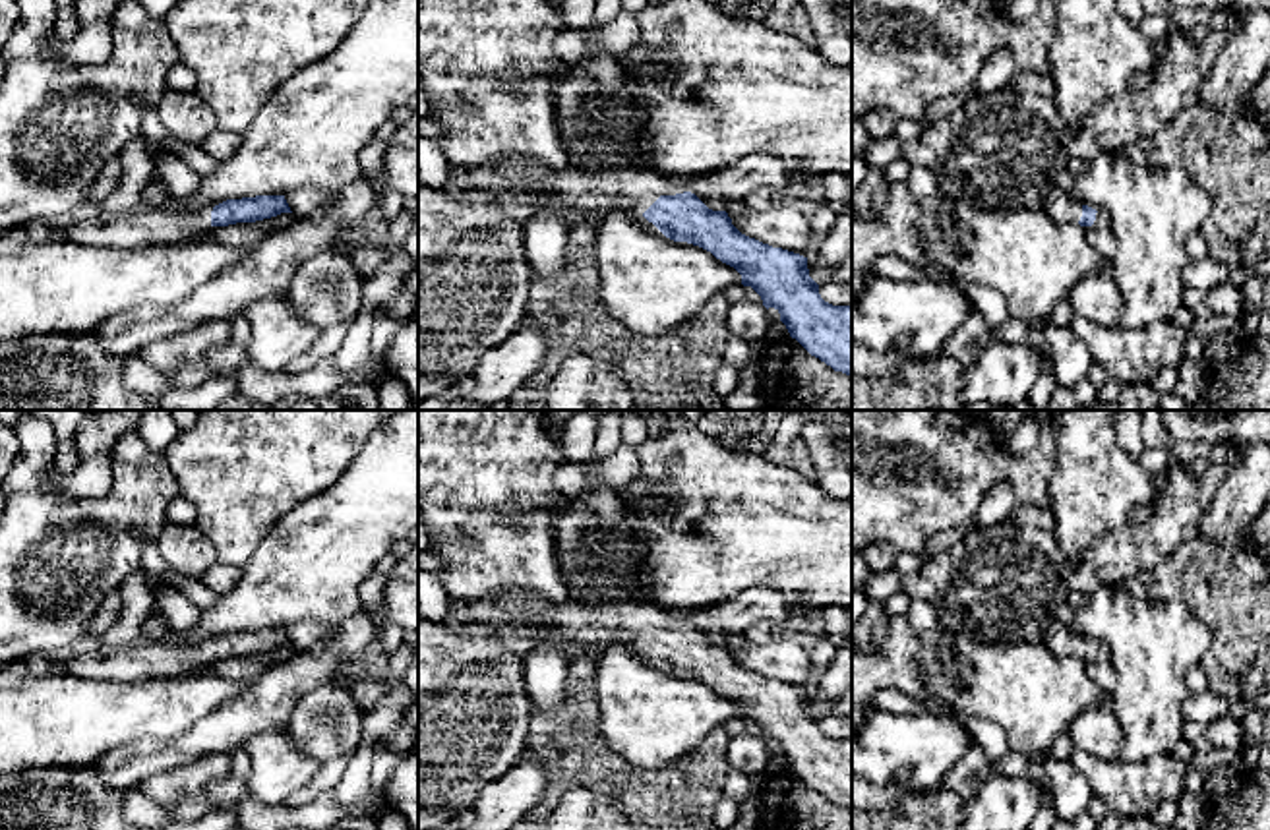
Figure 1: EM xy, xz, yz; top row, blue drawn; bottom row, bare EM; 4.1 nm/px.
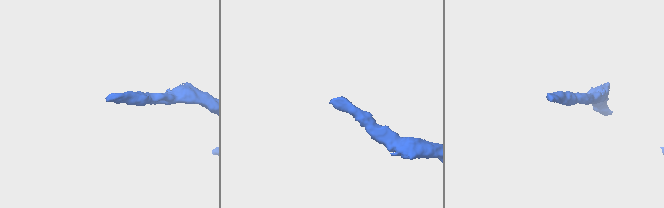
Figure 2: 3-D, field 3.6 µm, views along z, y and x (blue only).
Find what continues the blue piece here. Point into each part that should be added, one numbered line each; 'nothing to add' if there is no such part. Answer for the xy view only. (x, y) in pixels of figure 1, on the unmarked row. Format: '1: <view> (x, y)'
1: xy (140, 660)

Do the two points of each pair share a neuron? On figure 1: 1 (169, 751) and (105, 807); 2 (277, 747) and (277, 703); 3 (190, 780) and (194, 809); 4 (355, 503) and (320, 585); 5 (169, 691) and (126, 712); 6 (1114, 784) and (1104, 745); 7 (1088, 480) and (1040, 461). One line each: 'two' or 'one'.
1: two
2: two
3: two
4: one
5: one
6: two
7: two

